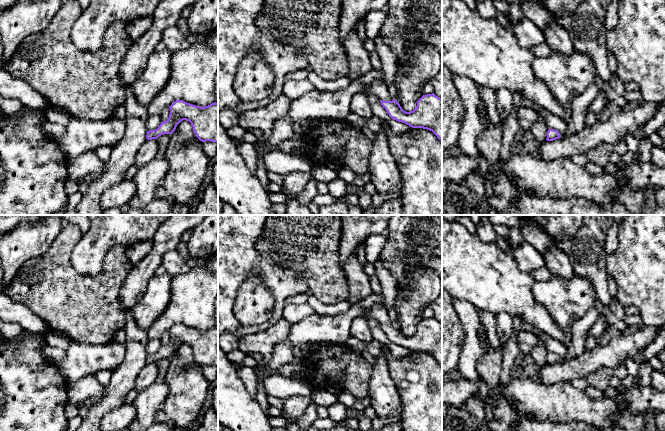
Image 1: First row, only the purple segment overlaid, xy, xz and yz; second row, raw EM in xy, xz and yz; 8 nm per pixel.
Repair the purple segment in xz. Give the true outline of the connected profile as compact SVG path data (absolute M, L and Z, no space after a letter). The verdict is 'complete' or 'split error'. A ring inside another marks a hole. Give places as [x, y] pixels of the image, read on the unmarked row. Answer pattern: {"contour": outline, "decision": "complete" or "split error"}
{"contour": "M434 317L423 319L417 325L416 332L410 336L404 335L397 324L380 324L380 326L392 343L405 347L412 352L423 352L430 354L437 360L439 364L442 365L442 322L436 320Z", "decision": "complete"}

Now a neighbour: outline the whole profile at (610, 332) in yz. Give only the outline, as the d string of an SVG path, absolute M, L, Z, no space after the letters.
M609 326L605 329L603 334L599 337L598 346L604 346L608 344L613 338L618 337L621 334L620 330L615 329L612 326Z

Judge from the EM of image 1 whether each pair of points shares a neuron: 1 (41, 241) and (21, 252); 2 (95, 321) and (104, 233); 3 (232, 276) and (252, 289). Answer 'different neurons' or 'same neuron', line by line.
1: same neuron
2: different neurons
3: different neurons

